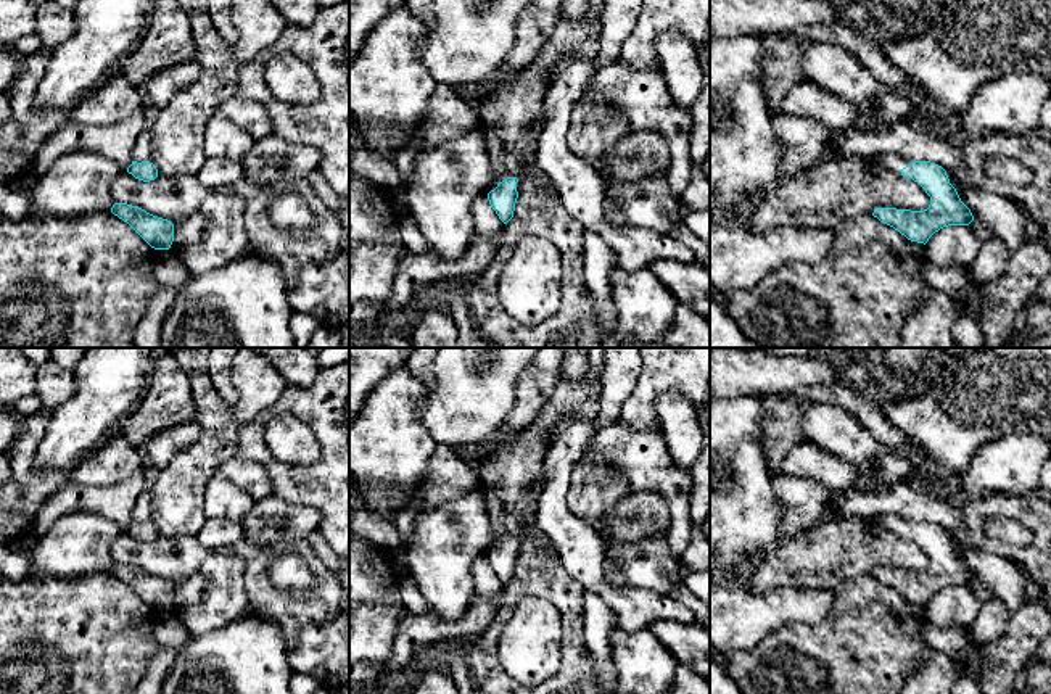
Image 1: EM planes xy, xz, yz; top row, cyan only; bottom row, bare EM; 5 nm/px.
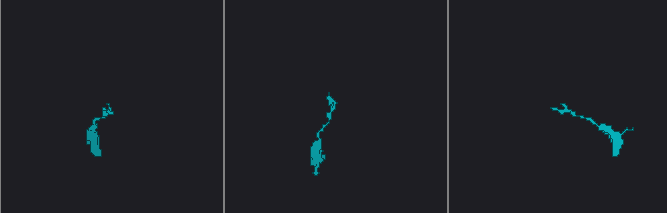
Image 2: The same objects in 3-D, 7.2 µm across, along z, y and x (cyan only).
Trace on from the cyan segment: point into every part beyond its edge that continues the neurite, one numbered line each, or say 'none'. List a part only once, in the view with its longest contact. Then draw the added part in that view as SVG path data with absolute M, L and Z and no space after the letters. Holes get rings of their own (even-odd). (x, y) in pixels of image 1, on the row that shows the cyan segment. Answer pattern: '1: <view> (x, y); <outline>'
1: yz (895, 163); M876 155L872 158L868 158L866 161L880 164L880 166L896 172L898 176L901 176L903 167L906 167L913 163L911 159L901 158L898 155Z

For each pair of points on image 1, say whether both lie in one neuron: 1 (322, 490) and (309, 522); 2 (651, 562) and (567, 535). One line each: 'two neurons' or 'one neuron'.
1: two neurons
2: two neurons

